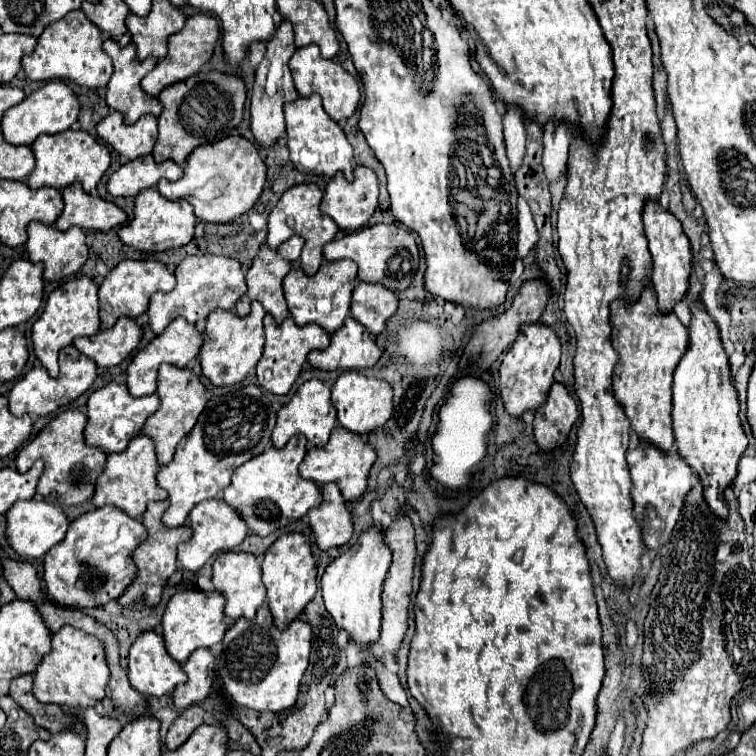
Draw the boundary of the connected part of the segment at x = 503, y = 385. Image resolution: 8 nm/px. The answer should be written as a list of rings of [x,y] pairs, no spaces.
[[[527,324],[521,328],[515,344],[505,352],[499,366],[499,390],[505,410],[513,418],[521,418],[523,412],[535,412],[545,404],[547,392],[553,384],[553,374],[559,366],[561,344],[557,334],[543,324]]]

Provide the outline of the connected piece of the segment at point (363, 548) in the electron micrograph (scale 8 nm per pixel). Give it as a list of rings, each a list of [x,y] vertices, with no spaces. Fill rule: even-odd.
[[[371,528],[361,534],[355,546],[337,556],[321,578],[323,600],[329,616],[339,630],[349,634],[349,640],[361,648],[369,648],[379,638],[381,630],[381,584],[391,566],[391,552],[383,542],[383,532]]]

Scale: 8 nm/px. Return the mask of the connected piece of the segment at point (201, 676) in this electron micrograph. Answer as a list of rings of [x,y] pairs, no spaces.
[[[197,648],[189,660],[183,664],[189,680],[179,684],[173,692],[173,702],[177,708],[189,708],[193,704],[203,702],[211,694],[211,686],[215,680],[215,656],[207,648]]]

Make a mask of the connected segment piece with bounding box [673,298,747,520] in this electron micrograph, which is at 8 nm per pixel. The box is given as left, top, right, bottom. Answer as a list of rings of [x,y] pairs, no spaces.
[[[699,298],[693,300],[691,314],[689,350],[685,358],[681,358],[673,380],[673,436],[679,456],[695,470],[703,486],[705,502],[717,518],[727,520],[729,508],[723,492],[733,486],[737,478],[737,462],[747,450],[747,436],[739,422],[737,392],[723,342],[719,338],[719,328]]]

